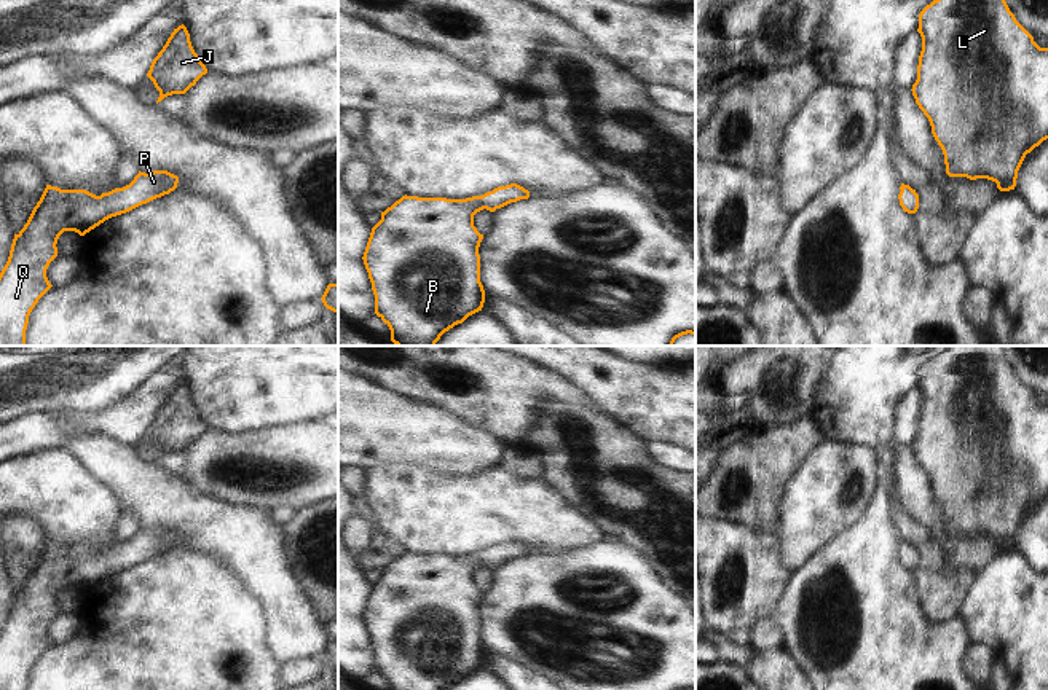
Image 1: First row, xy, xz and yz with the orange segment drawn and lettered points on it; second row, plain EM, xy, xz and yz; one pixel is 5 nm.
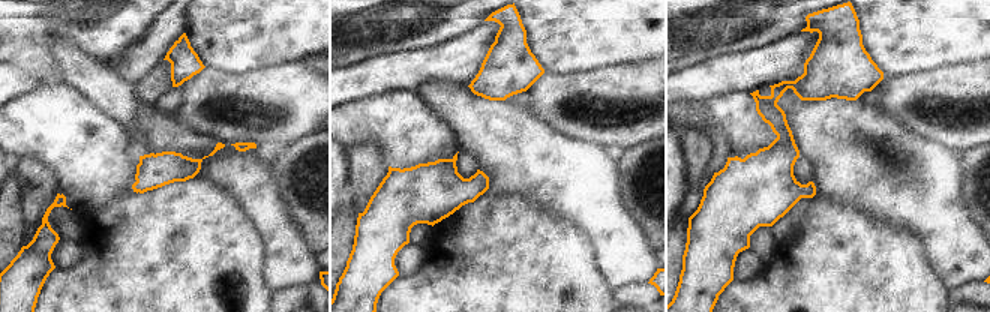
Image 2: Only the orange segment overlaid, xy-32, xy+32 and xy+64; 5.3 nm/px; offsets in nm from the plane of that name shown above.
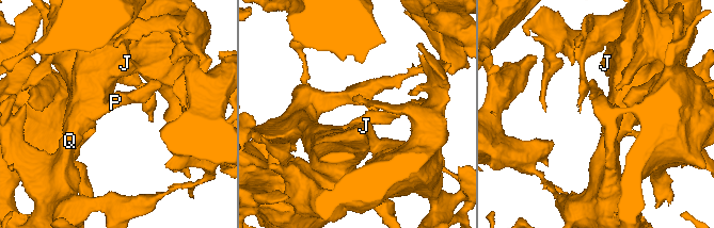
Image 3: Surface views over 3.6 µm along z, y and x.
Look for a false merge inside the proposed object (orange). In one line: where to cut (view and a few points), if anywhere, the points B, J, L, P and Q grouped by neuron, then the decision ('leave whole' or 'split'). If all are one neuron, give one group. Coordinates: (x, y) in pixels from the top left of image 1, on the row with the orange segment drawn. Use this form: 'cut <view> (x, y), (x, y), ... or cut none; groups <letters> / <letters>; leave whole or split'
cut none; groups B J L P Q; leave whole

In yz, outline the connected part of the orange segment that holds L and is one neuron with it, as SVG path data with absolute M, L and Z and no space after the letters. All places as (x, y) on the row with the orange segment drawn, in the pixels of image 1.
M933 0L920 11L917 32L922 51L911 91L943 150L946 174L987 178L1000 191L1015 190L1026 155L1048 139L1048 48L1034 41L1005 0Z

